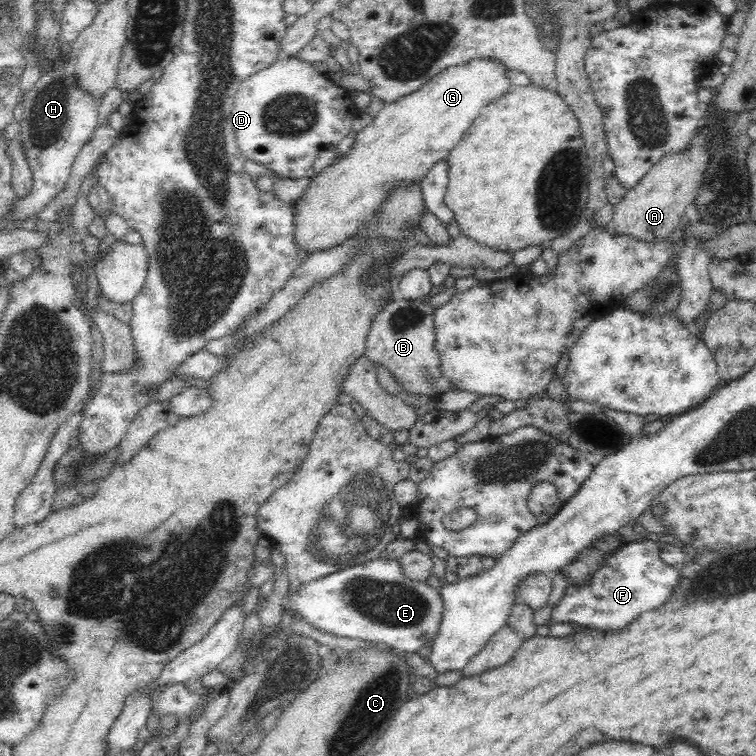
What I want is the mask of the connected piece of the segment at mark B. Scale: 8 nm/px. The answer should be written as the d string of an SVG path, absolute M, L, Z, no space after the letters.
M427 299L391 300L372 320L366 338L365 356L375 366L384 366L409 395L429 396L438 402L441 396L455 390L454 384L442 373L440 351L436 349L434 310Z

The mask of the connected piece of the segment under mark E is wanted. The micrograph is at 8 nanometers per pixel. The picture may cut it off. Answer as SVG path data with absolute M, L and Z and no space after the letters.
M374 558L374 560L341 568L318 580L299 584L293 591L287 592L284 612L291 612L296 618L298 616L304 618L306 623L308 622L310 626L324 633L384 643L393 649L408 653L417 652L426 641L432 642L437 635L443 611L443 600L436 588L428 585L426 580L416 582L406 578L402 574L399 560L400 558L396 560Z

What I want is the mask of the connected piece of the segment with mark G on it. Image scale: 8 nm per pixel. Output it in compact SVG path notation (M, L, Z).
M472 59L466 64L450 66L438 72L416 92L410 92L394 102L385 103L376 115L368 118L366 127L357 132L356 140L348 152L337 156L320 174L308 184L306 192L292 204L294 217L294 244L303 252L316 252L334 248L354 236L368 219L379 209L386 196L398 188L420 181L425 174L458 144L464 132L478 116L480 108L504 96L511 87L503 64L489 59Z

